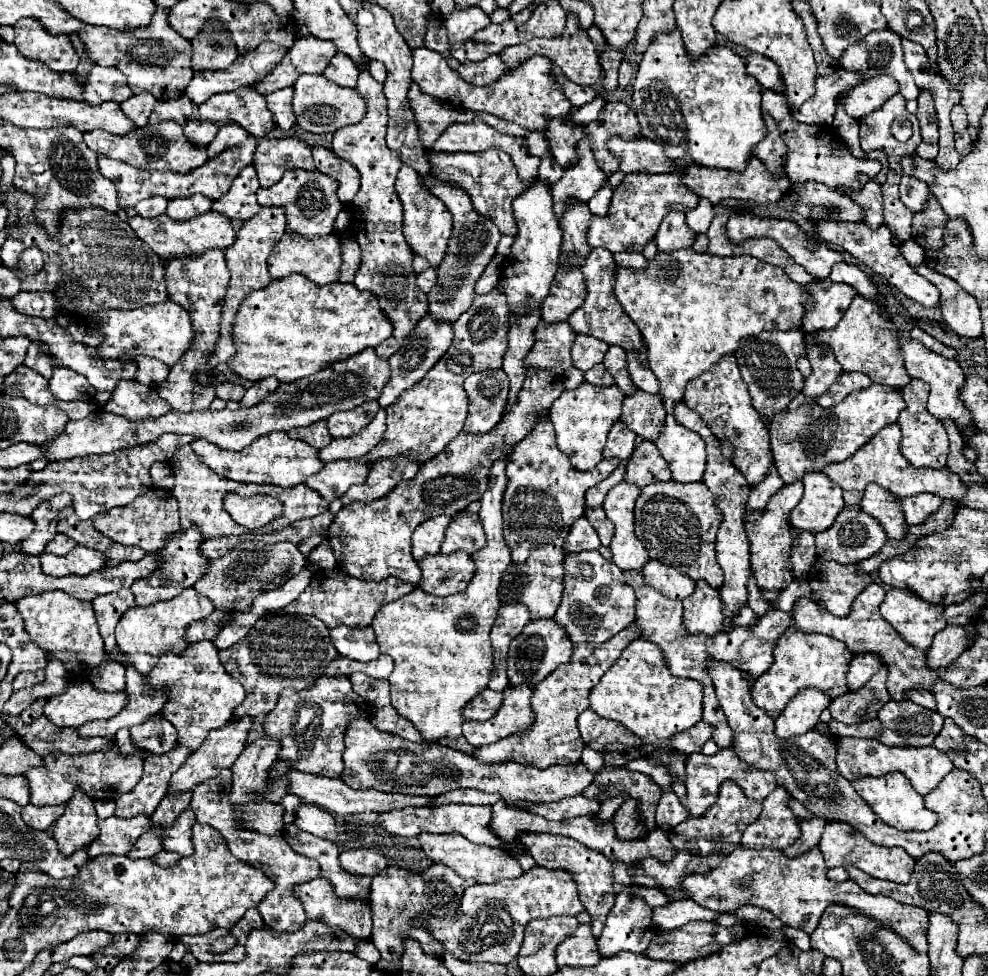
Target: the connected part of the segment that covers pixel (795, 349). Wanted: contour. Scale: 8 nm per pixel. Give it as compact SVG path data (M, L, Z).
M801 330L789 332L761 332L759 336L747 336L741 340L735 358L741 370L745 384L749 386L749 394L753 406L759 414L773 416L783 412L789 402L803 390L803 376L797 370L797 358L807 354L807 346L803 342Z

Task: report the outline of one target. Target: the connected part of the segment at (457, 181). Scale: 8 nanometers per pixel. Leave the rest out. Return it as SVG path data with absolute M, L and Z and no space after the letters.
M425 150L425 156L429 160L429 174L423 180L423 186L429 188L431 184L451 184L457 188L463 188L473 202L473 208L491 218L495 222L495 226L501 230L501 234L517 234L517 224L513 218L513 208L511 202L517 198L517 194L523 192L523 188L527 188L527 184L523 184L517 176L517 170L511 162L511 158L501 152L501 150L485 150L485 152L477 152L477 154L469 154L469 152L435 152L435 150Z

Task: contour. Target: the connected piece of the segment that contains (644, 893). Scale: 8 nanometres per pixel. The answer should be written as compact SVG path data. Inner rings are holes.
M633 886L635 890L637 890L637 898L643 898L643 902L647 904L647 906L651 906L651 908L655 908L655 906L665 906L665 904L669 904L669 898L661 892L661 890L657 890L657 888L641 888L641 886Z

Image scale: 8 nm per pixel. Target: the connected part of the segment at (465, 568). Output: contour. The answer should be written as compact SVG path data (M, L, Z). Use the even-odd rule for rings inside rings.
M467 552L453 554L433 554L419 560L419 568L423 572L421 588L427 594L445 598L457 592L463 592L473 578L475 564Z

